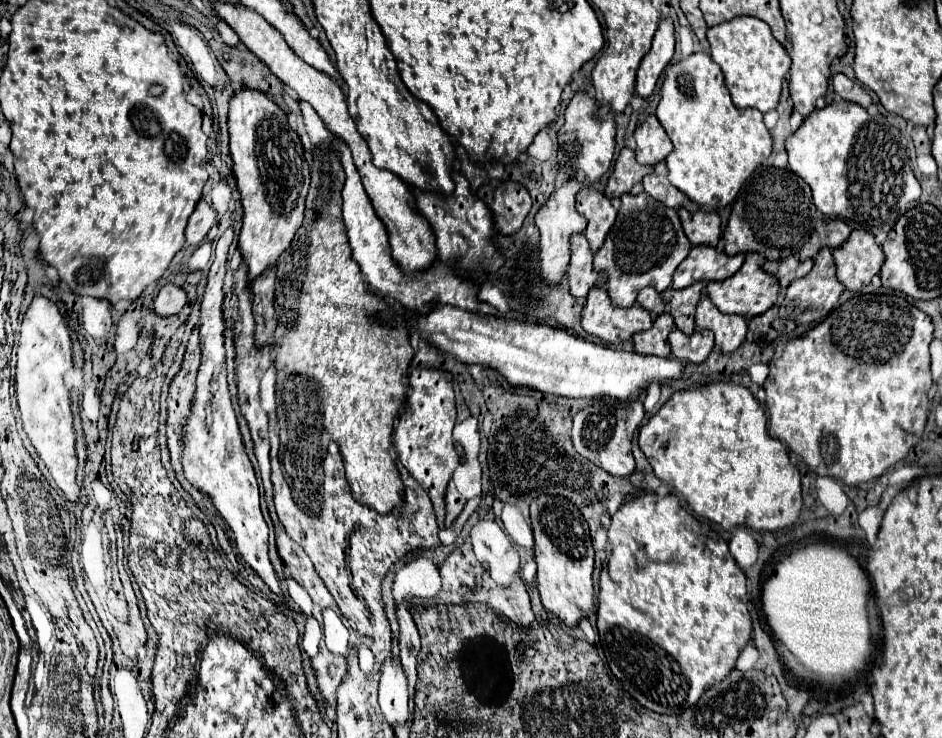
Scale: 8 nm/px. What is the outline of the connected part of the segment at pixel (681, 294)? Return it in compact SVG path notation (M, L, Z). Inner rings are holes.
M695 283L689 285L685 289L667 289L663 293L659 293L659 309L661 313L669 313L675 319L675 327L679 331L683 331L685 335L691 335L695 331L695 307L697 301L701 299L701 289L703 283Z

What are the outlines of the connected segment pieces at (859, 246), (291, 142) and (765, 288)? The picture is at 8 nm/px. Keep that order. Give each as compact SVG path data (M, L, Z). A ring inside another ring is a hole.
M855 229L845 245L833 249L833 257L837 265L837 279L847 291L855 293L869 285L883 265L881 247L875 243L873 235L863 229Z
M243 87L239 93L235 93L229 101L227 127L229 127L233 175L237 179L241 205L245 211L243 227L239 233L239 249L243 253L243 259L247 261L249 279L255 279L265 269L275 267L279 255L289 247L295 231L301 227L311 175L309 175L309 165L303 159L303 145L301 145L299 135L287 125L287 115L265 93L257 89L249 89L249 87Z
M747 253L743 267L733 277L729 277L725 281L707 283L705 289L707 289L709 299L715 303L715 307L721 313L735 313L735 315L745 317L747 321L751 317L765 313L767 309L771 309L779 297L779 281L777 281L777 277L773 277L761 269L757 253Z

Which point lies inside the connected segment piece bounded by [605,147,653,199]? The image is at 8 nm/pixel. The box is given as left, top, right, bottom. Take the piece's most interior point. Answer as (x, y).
(627, 172)

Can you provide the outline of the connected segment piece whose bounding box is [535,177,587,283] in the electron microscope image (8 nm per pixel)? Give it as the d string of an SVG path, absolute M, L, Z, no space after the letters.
M569 177L569 181L559 185L555 193L549 195L545 205L535 215L535 225L541 231L541 277L545 277L547 283L557 283L563 277L569 265L569 237L573 233L583 233L587 227L585 217L575 211L575 195L579 189L581 185Z

